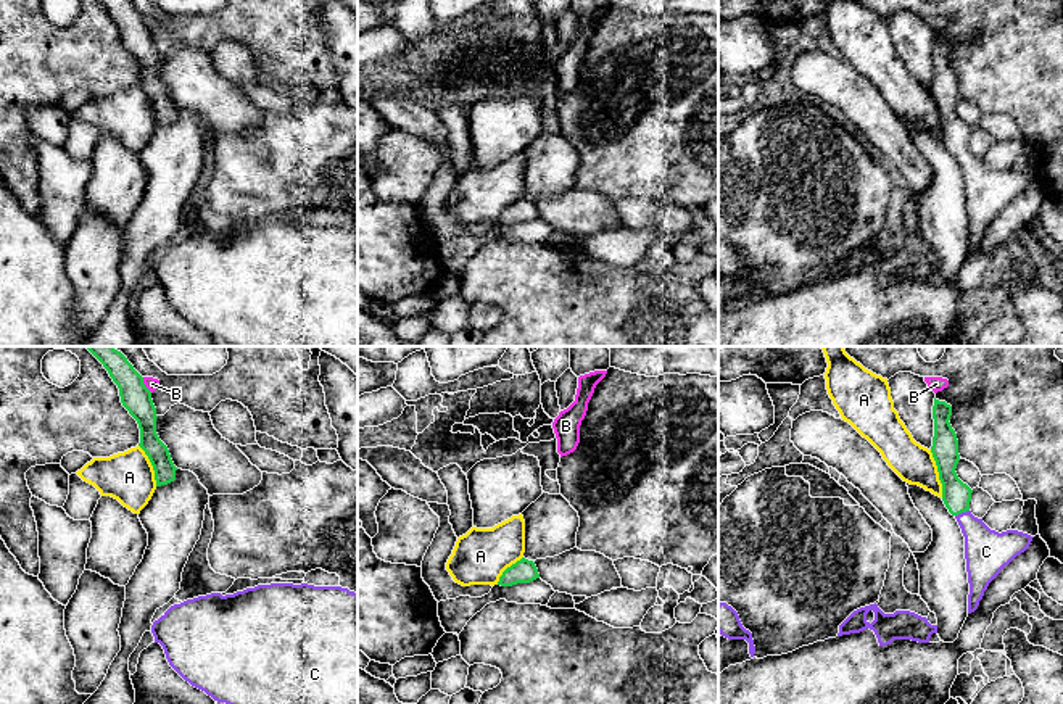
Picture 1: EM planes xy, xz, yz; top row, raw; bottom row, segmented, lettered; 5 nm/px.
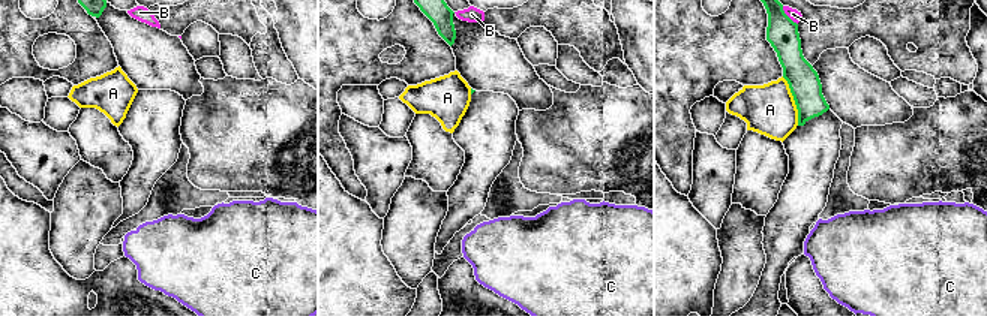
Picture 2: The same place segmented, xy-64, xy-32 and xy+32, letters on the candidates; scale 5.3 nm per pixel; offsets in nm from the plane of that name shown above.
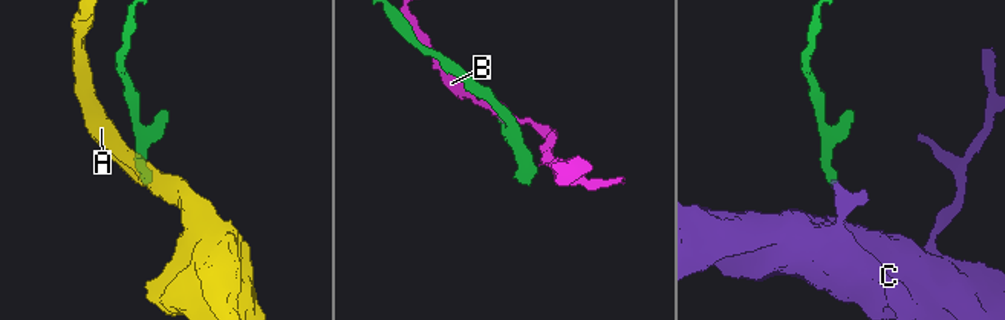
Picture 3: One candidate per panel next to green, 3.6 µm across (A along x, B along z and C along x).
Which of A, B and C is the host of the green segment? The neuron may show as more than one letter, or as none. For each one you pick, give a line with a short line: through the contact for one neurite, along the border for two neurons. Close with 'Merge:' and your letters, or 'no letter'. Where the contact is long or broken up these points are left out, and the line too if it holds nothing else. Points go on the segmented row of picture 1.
C: line yz (955, 495), (962, 511), (986, 551)
Merge: C

